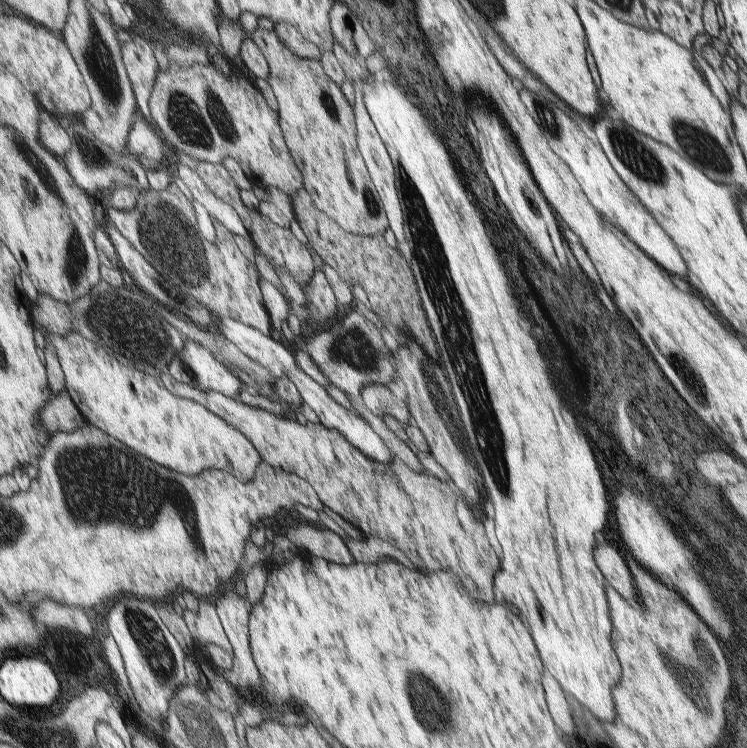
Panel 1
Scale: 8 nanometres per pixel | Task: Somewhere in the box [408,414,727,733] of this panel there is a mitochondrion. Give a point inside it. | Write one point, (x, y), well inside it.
(680, 667)

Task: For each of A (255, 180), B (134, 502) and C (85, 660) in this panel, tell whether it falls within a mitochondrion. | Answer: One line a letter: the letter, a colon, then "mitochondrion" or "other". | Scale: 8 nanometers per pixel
A: other
B: mitochondrion
C: other

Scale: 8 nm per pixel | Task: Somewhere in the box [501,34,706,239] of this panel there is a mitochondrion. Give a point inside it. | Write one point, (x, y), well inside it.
(637, 157)

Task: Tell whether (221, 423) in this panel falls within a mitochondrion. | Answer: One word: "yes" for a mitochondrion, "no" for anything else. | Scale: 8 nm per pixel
no

